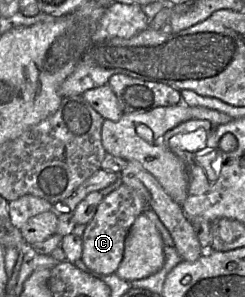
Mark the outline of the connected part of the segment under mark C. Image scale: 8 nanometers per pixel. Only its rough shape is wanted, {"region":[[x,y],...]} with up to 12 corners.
{"region":[[124,184],[104,196],[82,236],[91,274],[114,274],[148,208]]}

